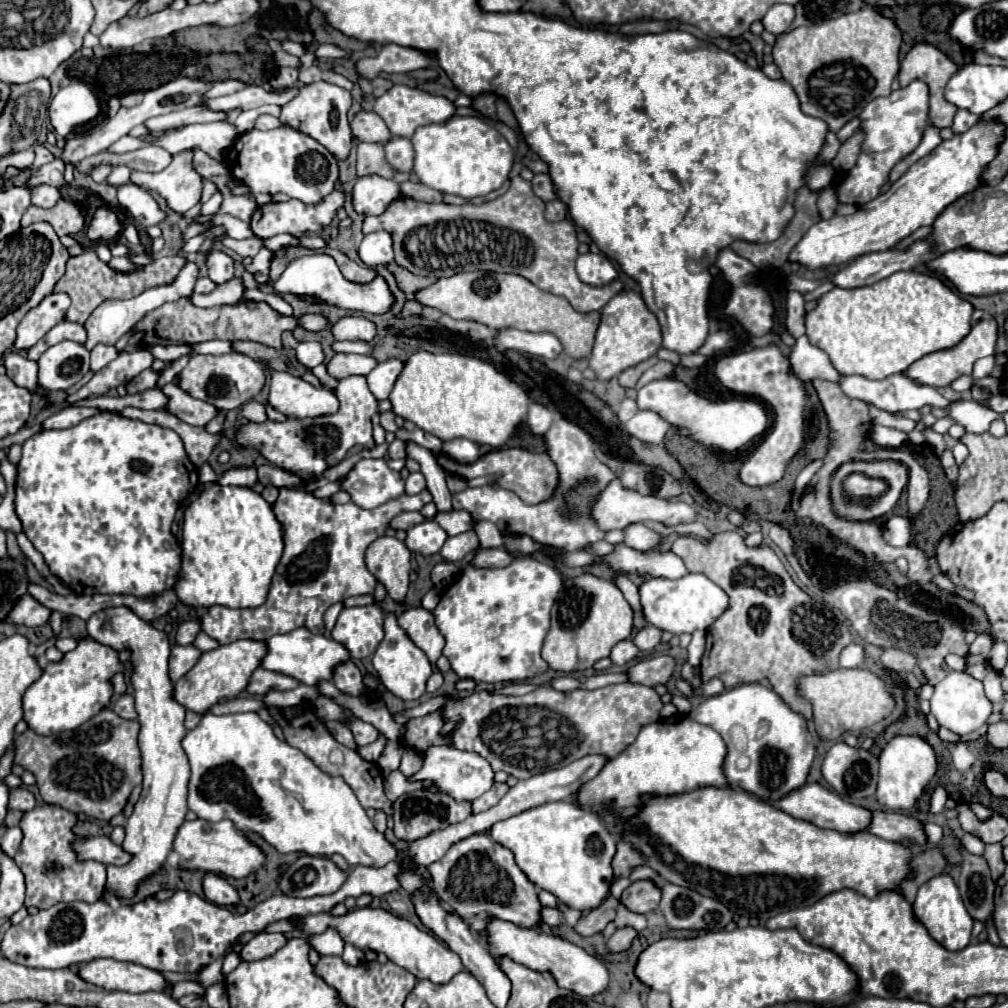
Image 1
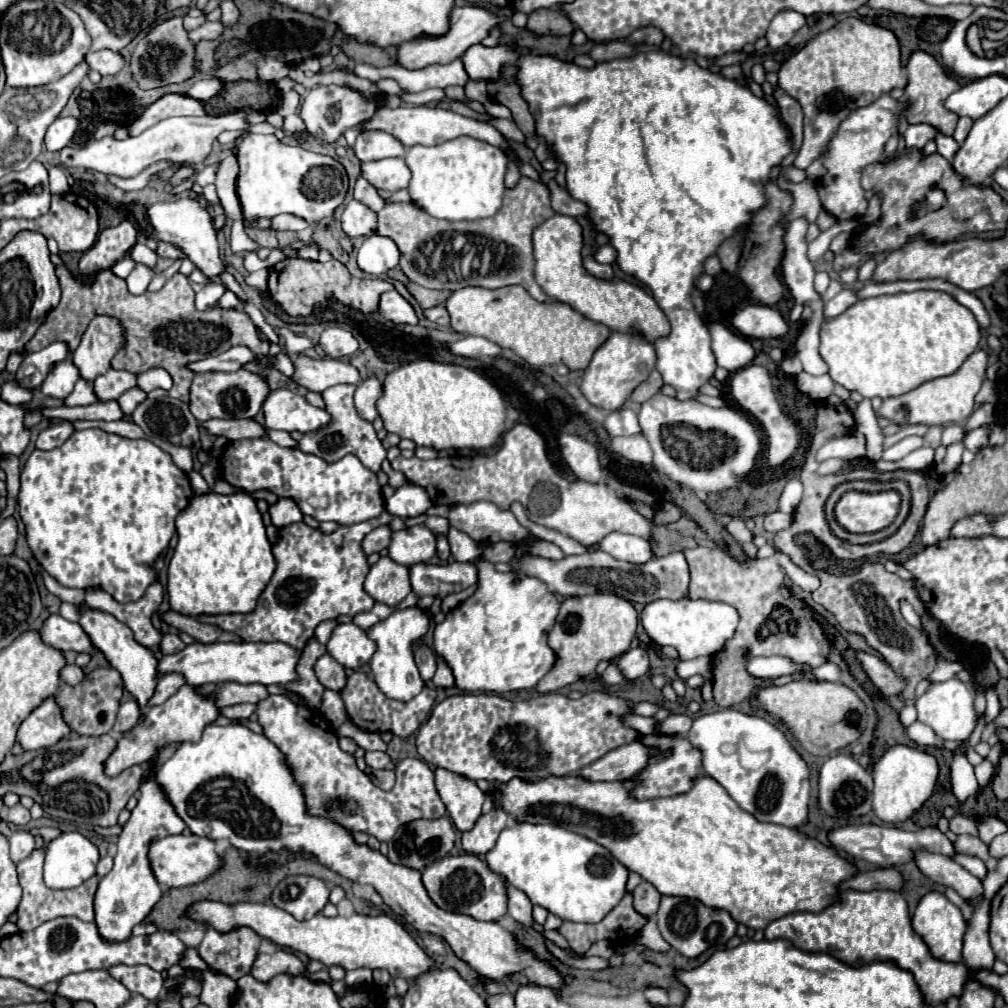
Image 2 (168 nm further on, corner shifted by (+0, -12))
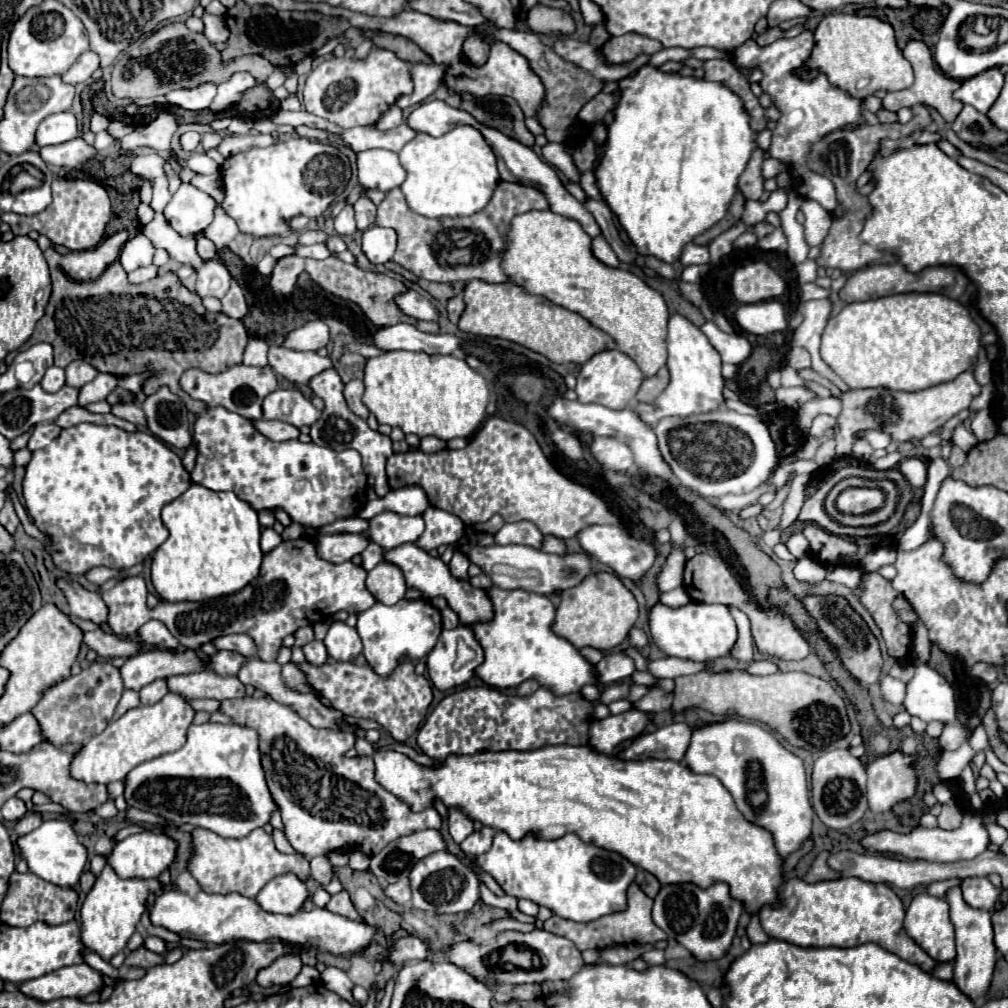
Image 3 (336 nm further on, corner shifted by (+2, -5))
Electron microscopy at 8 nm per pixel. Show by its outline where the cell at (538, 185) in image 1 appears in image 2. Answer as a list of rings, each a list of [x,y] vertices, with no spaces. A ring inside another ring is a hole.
[[[553,180],[549,182],[549,190],[551,190],[551,200],[553,200],[555,212],[565,214],[565,216],[573,216],[573,218],[577,218],[577,216],[587,218],[587,214],[589,214],[587,204],[575,200],[571,194],[567,194],[563,188],[559,188],[557,182],[553,182]]]

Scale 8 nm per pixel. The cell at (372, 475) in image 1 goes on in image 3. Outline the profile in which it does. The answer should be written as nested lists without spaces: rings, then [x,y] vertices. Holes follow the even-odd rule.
[[[207,409],[195,423],[193,441],[197,443],[199,455],[195,471],[191,473],[193,483],[203,483],[211,491],[233,491],[243,501],[249,501],[253,509],[275,509],[281,507],[289,513],[291,521],[305,527],[323,527],[337,519],[355,517],[367,501],[367,475],[361,465],[361,455],[353,449],[333,451],[315,443],[301,443],[297,439],[271,441],[253,429],[253,423],[237,413],[225,409]]]

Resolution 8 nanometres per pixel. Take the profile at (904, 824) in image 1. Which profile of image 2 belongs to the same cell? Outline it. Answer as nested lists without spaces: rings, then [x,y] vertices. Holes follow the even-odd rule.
[[[919,850],[917,866],[929,880],[953,888],[965,902],[983,898],[983,882],[947,856]]]

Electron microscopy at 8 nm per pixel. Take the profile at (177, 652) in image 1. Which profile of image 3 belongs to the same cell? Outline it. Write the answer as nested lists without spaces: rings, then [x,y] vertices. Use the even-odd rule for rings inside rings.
[[[157,679],[157,681],[145,685],[145,687],[139,691],[139,695],[141,695],[141,705],[153,705],[153,703],[157,703],[159,699],[163,699],[167,693],[169,693],[167,681],[165,681],[165,679]]]

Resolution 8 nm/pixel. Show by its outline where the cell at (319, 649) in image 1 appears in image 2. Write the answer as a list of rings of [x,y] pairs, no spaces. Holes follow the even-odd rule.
[[[195,642],[191,646],[185,646],[181,652],[177,654],[169,654],[163,656],[159,660],[159,678],[163,678],[165,674],[177,672],[183,674],[185,684],[191,686],[201,686],[201,684],[209,684],[209,682],[237,682],[237,684],[287,684],[293,678],[297,678],[295,674],[295,666],[299,660],[299,652],[283,642],[273,642],[273,644],[201,644]]]

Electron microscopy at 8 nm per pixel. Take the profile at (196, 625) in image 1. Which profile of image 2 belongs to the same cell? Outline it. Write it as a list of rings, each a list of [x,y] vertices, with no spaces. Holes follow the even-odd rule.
[[[165,634],[163,640],[159,642],[159,648],[163,654],[175,654],[185,648],[185,642],[177,634]]]

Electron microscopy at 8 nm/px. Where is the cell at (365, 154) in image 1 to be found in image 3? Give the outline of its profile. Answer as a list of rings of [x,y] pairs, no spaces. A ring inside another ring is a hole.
[[[361,197],[355,201],[355,219],[357,219],[357,229],[365,231],[375,223],[377,217],[377,207],[369,197]]]

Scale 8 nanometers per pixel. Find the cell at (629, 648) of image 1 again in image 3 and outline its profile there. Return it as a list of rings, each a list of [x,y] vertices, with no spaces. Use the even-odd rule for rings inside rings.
[[[497,585],[487,591],[487,597],[493,605],[493,619],[467,627],[475,633],[475,639],[485,651],[485,659],[475,669],[475,675],[489,687],[505,689],[517,687],[527,679],[537,679],[555,693],[577,693],[583,685],[599,685],[595,667],[569,641],[551,631],[555,607],[549,597],[523,589],[507,591]]]

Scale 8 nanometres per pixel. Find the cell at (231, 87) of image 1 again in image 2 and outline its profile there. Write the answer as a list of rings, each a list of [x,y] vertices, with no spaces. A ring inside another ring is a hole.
[[[165,94],[157,102],[153,102],[131,126],[129,136],[139,136],[147,128],[155,126],[157,122],[171,118],[171,116],[203,116],[205,106],[199,100],[181,94]]]

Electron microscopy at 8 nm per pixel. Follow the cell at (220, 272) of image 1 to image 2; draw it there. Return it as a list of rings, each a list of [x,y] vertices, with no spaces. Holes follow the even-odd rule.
[[[179,198],[179,200],[173,200],[173,202],[157,202],[157,204],[147,208],[147,218],[157,232],[157,238],[179,246],[187,254],[187,258],[191,258],[191,262],[205,276],[215,278],[223,272],[223,264],[221,264],[221,258],[219,258],[219,248],[217,248],[217,232],[213,228],[213,220],[211,220],[207,208],[197,198]]]

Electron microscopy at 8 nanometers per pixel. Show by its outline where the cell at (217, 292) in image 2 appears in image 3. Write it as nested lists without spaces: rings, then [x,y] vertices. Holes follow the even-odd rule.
[[[197,261],[195,269],[197,269],[197,293],[201,297],[213,295],[221,299],[227,293],[231,279],[227,267],[223,267],[217,261],[209,261],[209,263]]]

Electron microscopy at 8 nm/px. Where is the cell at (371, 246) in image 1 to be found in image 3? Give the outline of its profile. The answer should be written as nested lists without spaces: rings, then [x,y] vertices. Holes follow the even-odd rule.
[[[371,225],[367,231],[363,231],[361,249],[371,263],[383,265],[383,263],[391,261],[395,247],[397,247],[397,235],[393,229]]]

